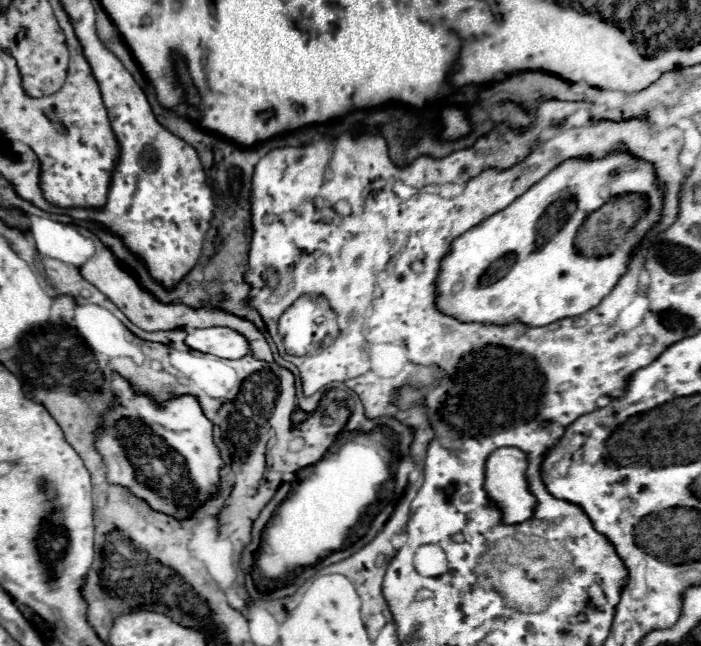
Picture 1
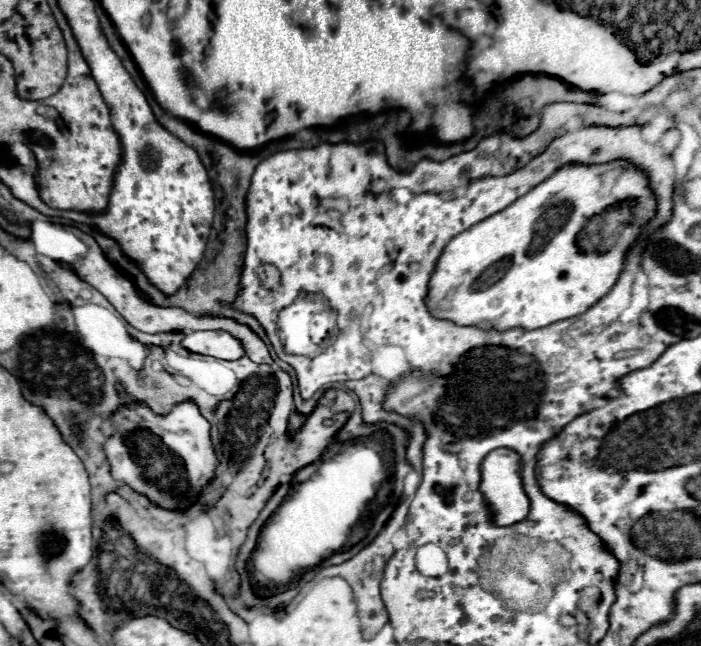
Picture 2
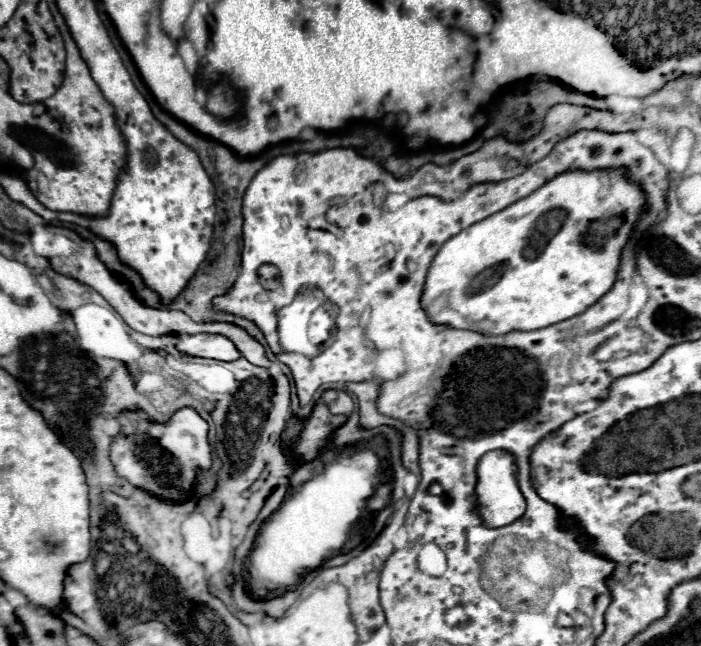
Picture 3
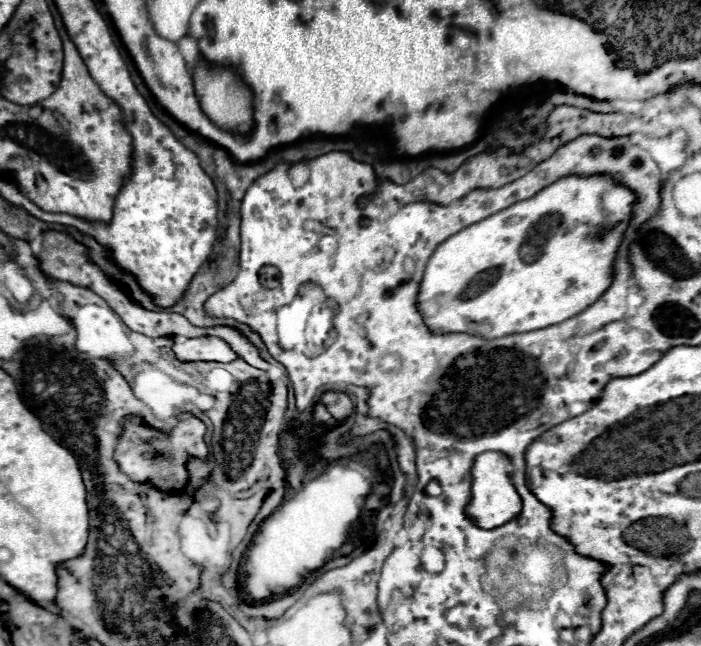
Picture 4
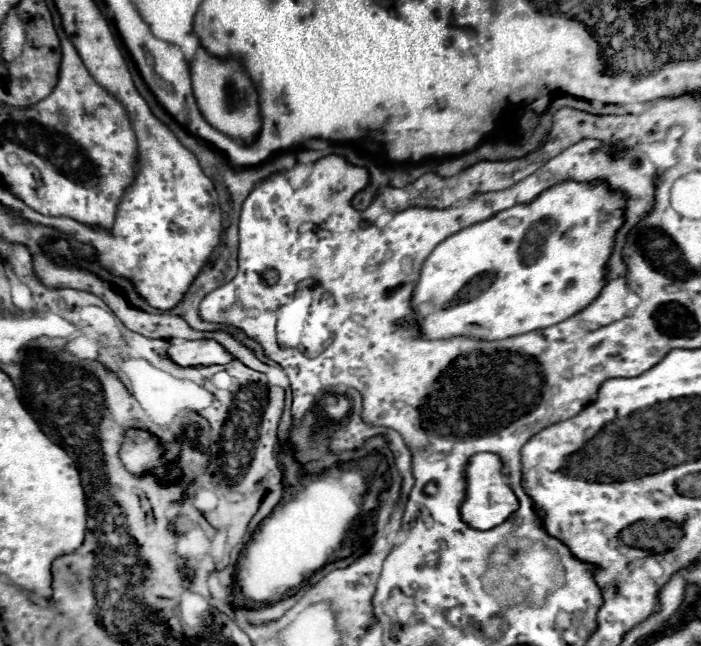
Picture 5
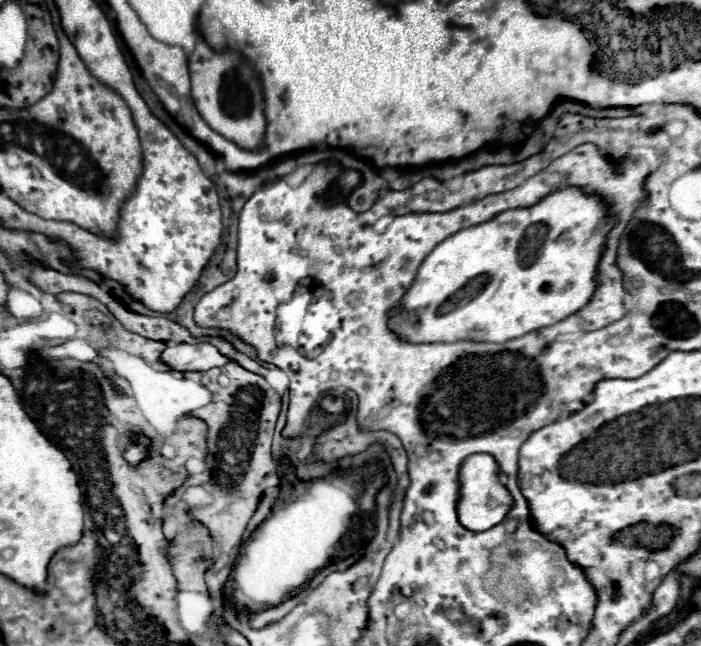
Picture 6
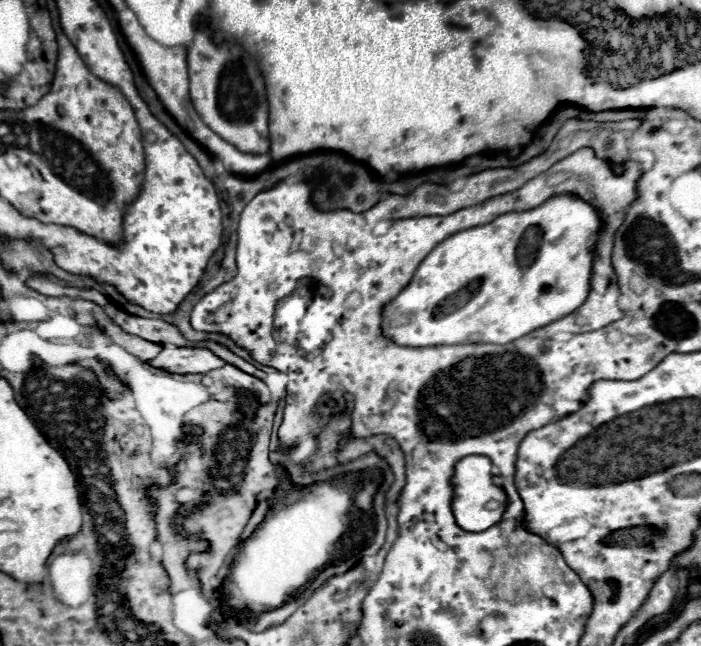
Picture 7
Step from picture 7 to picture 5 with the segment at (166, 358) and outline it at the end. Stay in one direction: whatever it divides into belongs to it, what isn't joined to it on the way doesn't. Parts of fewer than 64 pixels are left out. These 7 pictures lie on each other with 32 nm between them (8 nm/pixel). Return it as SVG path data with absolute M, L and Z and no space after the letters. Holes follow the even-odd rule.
M172 340L166 356L182 368L192 368L192 366L214 366L214 364L228 364L234 360L216 344L214 340Z

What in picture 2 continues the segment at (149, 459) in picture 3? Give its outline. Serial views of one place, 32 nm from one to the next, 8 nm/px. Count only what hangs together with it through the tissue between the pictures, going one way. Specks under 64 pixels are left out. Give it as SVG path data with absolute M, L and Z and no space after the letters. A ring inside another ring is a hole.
M184 402L166 416L158 416L142 404L132 404L122 406L114 414L114 420L118 430L104 446L112 476L164 508L190 506L188 502L198 498L216 468L216 456L210 442L210 424L198 412L196 404Z

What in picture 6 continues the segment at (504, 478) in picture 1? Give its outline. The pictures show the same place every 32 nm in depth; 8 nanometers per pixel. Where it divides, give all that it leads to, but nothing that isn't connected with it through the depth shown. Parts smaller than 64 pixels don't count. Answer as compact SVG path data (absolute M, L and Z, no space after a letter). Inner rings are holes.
M472 454L460 464L460 470L458 470L460 488L458 488L456 514L458 514L458 522L472 532L482 532L500 524L508 514L508 510L512 508L512 496L506 490L506 486L498 480L496 468L498 466L494 458L488 454Z

